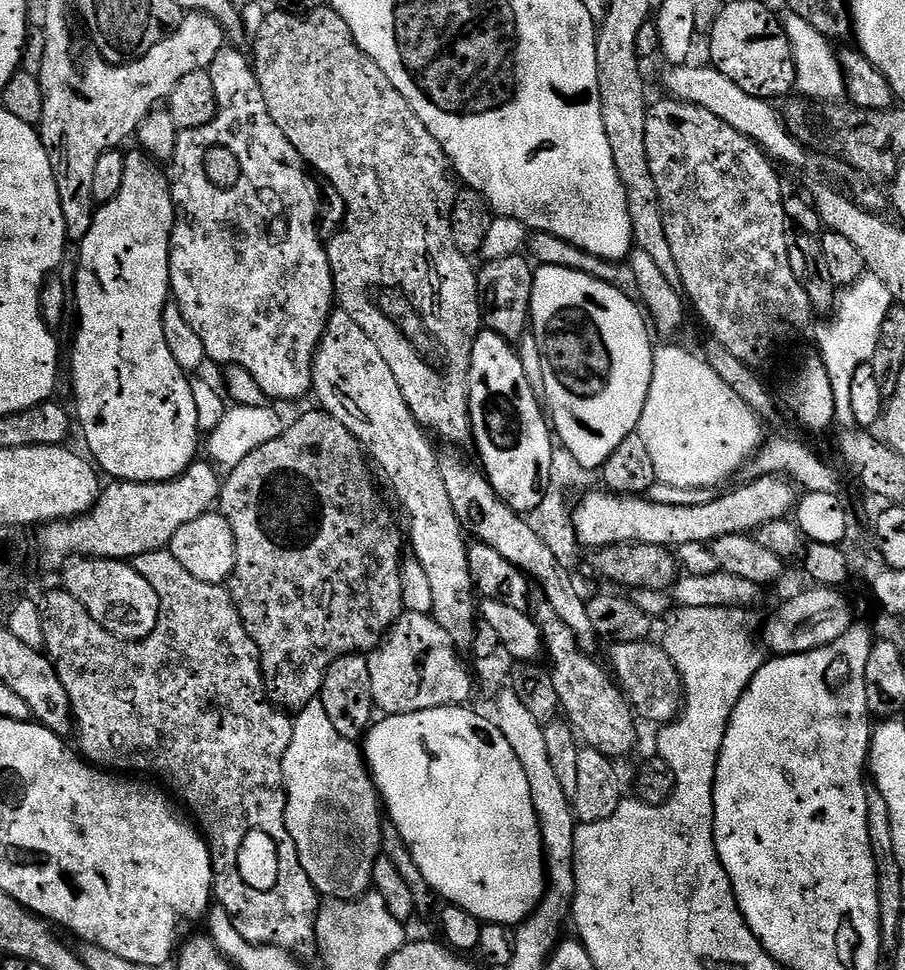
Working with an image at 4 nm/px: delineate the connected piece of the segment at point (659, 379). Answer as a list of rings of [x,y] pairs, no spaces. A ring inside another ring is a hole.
[[[664,344],[655,349],[652,354],[652,381],[650,382],[650,390],[646,398],[646,406],[642,410],[642,418],[638,435],[642,438],[642,443],[646,446],[646,451],[650,454],[650,462],[654,462],[654,474],[659,483],[666,486],[682,486],[683,488],[711,488],[715,489],[716,484],[720,484],[723,480],[728,480],[736,471],[748,464],[749,460],[755,455],[758,448],[762,444],[760,438],[761,417],[750,410],[750,406],[746,406],[746,402],[742,402],[742,398],[738,398],[738,394],[734,394],[734,390],[730,390],[730,386],[726,386],[726,382],[722,382],[722,378],[718,378],[718,374],[714,374],[714,370],[708,365],[703,355],[687,352],[684,348],[679,348],[676,344]]]

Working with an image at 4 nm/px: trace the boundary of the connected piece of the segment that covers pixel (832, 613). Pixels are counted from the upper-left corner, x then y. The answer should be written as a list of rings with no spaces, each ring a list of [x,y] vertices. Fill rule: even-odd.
[[[812,586],[809,592],[792,596],[772,617],[764,628],[764,644],[772,648],[771,655],[797,656],[818,650],[842,636],[853,623],[852,608],[839,587]]]

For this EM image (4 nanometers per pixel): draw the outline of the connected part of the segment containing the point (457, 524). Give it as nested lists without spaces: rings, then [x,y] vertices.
[[[342,310],[333,311],[329,315],[325,330],[320,335],[320,343],[316,345],[316,352],[312,357],[312,392],[320,403],[317,405],[334,418],[338,418],[338,422],[342,422],[342,426],[346,426],[346,430],[356,436],[356,441],[366,449],[371,463],[379,471],[380,468],[384,471],[393,494],[400,499],[404,516],[408,519],[406,540],[410,545],[410,552],[413,552],[411,555],[420,564],[422,572],[430,582],[432,619],[438,622],[438,626],[442,626],[442,630],[446,630],[453,642],[471,641],[478,627],[478,608],[475,603],[472,605],[468,601],[468,588],[470,592],[473,582],[468,569],[466,540],[462,535],[461,522],[454,514],[454,508],[450,506],[450,496],[446,494],[445,483],[442,482],[441,463],[436,460],[431,446],[428,445],[429,437],[425,429],[421,428],[414,418],[410,406],[406,406],[406,398],[402,398],[402,390],[398,390],[398,382],[394,382],[390,366],[386,366],[382,354],[378,354],[378,346],[374,346],[374,342],[366,338],[362,326],[358,326],[358,322],[354,322],[354,318],[350,318],[350,314]]]

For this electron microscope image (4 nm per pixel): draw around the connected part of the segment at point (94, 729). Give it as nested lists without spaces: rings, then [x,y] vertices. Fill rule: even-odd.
[[[168,550],[138,554],[131,557],[130,563],[136,568],[138,574],[150,582],[150,586],[157,591],[160,599],[160,617],[157,620],[156,629],[144,640],[120,640],[114,634],[108,633],[86,612],[81,602],[76,601],[65,590],[48,592],[38,600],[44,648],[48,659],[56,667],[56,674],[68,695],[68,702],[72,707],[74,736],[80,739],[81,749],[79,748],[79,751],[85,760],[104,770],[115,770],[120,774],[149,772],[150,775],[157,776],[157,778],[152,778],[159,781],[181,805],[184,803],[192,811],[191,819],[195,821],[204,839],[208,841],[208,849],[211,851],[213,897],[215,903],[220,904],[226,910],[228,920],[238,934],[252,944],[270,944],[293,954],[301,954],[300,952],[306,951],[308,947],[310,949],[313,947],[314,921],[316,913],[320,911],[322,900],[316,887],[307,877],[306,870],[302,869],[297,856],[297,847],[294,846],[294,840],[290,838],[284,821],[286,796],[282,762],[292,737],[292,720],[289,713],[277,708],[268,699],[268,693],[264,690],[264,675],[260,672],[256,647],[250,634],[246,634],[236,604],[232,601],[231,591],[224,584],[198,582],[198,578],[194,578],[194,574],[190,574],[190,570],[186,570],[186,566],[182,566],[182,562],[178,562],[178,558],[174,558]],[[271,870],[272,876],[268,882],[256,882],[256,874],[268,874]]]

